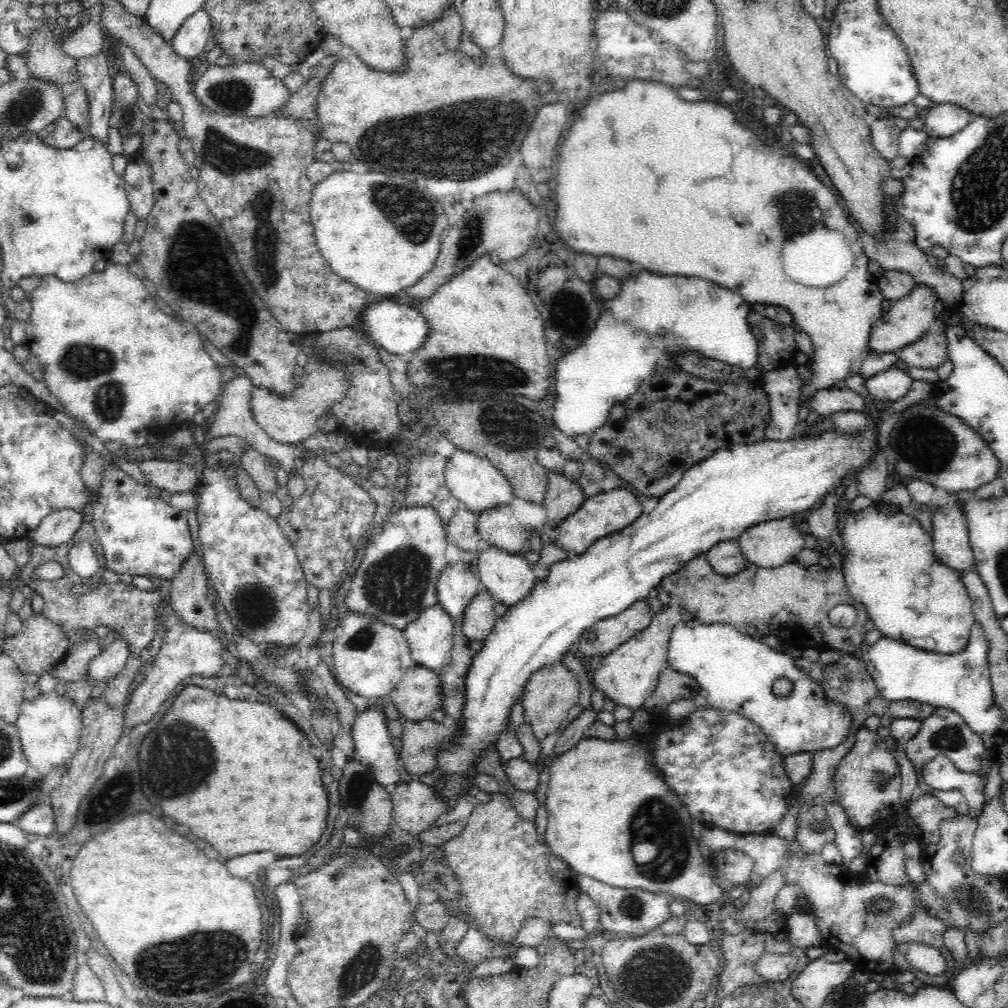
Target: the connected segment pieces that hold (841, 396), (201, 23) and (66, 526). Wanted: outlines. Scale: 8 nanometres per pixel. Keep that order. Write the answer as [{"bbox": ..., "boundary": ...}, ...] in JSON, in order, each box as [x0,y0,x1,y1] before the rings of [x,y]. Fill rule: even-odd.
[{"bbox":[809,386,866,416],"boundary":[[[847,386],[844,389],[820,388],[809,399],[809,410],[816,412],[818,416],[832,416],[834,412],[848,411],[861,414],[866,406],[864,397]]]},{"bbox":[172,10,212,61],"boundary":[[[204,10],[194,12],[177,30],[172,47],[177,56],[191,61],[203,56],[204,47],[212,31],[212,20]]]},{"bbox":[27,508,83,547],"boundary":[[[70,508],[48,514],[41,524],[27,538],[36,545],[57,547],[68,543],[83,524],[81,512]]]}]

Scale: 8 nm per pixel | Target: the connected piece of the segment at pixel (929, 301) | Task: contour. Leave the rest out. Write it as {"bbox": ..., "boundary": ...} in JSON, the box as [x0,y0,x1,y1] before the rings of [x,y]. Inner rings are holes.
{"bbox":[869,285,938,354],"boundary":[[[916,285],[908,296],[892,303],[890,309],[874,323],[869,336],[869,350],[876,354],[898,352],[902,347],[916,342],[916,339],[919,339],[926,331],[933,330],[936,301],[938,301],[937,294],[930,287]]]}

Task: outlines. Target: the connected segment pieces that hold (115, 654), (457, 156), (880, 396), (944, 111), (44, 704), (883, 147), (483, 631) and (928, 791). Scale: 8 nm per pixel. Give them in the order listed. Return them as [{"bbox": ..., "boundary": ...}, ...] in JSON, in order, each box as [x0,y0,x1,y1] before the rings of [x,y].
[{"bbox":[87,639,128,682],"boundary":[[[116,639],[108,643],[102,654],[95,656],[87,668],[88,679],[110,682],[125,667],[128,651],[128,641],[126,639]]]},{"bbox":[314,23,544,182],"boundary":[[[432,23],[422,26],[422,28],[414,28],[412,31],[412,37],[405,42],[406,64],[398,72],[371,70],[368,65],[360,60],[356,52],[350,54],[348,58],[340,59],[334,63],[328,76],[321,82],[321,89],[315,102],[316,119],[314,121],[318,121],[321,138],[332,142],[332,144],[336,144],[336,142],[349,144],[351,154],[354,154],[355,158],[360,160],[362,164],[368,166],[370,171],[381,172],[390,176],[402,176],[402,178],[408,178],[408,180],[416,180],[418,176],[424,176],[424,180],[428,180],[428,178],[448,178],[448,182],[470,180],[470,178],[476,178],[476,176],[482,176],[482,174],[490,174],[490,170],[502,168],[502,166],[508,164],[518,154],[530,124],[534,123],[534,114],[538,112],[538,108],[544,105],[541,99],[542,96],[536,92],[536,80],[514,76],[503,60],[490,58],[486,54],[484,60],[478,62],[464,55],[462,51],[456,53],[448,51],[444,47],[444,38],[432,29]]]},{"bbox":[865,365,912,403],"boundary":[[[897,365],[865,379],[865,386],[875,400],[892,400],[896,403],[910,390],[912,381],[910,374]]]},{"bbox":[923,104,972,138],"boundary":[[[933,104],[926,114],[923,130],[931,137],[944,138],[956,134],[972,120],[972,115],[957,105]]]},{"bbox":[14,690,83,784],"boundary":[[[55,690],[49,694],[39,693],[31,701],[23,701],[19,707],[20,712],[14,725],[31,773],[37,775],[42,784],[54,768],[63,762],[68,763],[77,751],[83,725],[81,711],[69,697]]]},{"bbox":[870,114,900,160],"boundary":[[[884,114],[870,127],[872,146],[884,160],[894,160],[898,156],[900,129],[891,117]]]},{"bbox":[462,591,499,640],"boundary":[[[487,591],[472,598],[462,614],[462,632],[470,640],[485,640],[499,616],[494,613],[495,601]]]},{"bbox":[904,707,990,814],"boundary":[[[936,707],[936,712],[934,712],[934,714],[920,721],[920,730],[918,730],[916,737],[912,738],[912,740],[904,746],[904,749],[907,754],[907,759],[912,763],[916,771],[917,786],[923,790],[924,794],[938,797],[944,805],[953,808],[957,814],[967,814],[968,801],[966,801],[966,797],[964,797],[962,791],[936,790],[923,779],[924,765],[938,755],[944,757],[948,763],[949,769],[956,773],[980,773],[980,768],[986,764],[986,759],[990,756],[990,750],[986,749],[984,742],[964,722],[964,719],[953,710]]]}]

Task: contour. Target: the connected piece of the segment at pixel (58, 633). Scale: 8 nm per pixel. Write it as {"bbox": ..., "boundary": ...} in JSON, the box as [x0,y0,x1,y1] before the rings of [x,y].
{"bbox":[1,613,69,676],"boundary":[[[34,613],[25,620],[14,636],[8,637],[2,644],[1,652],[7,654],[24,674],[36,674],[39,676],[44,671],[50,671],[60,663],[69,649],[68,635],[64,633],[62,625],[46,619],[43,613]]]}

